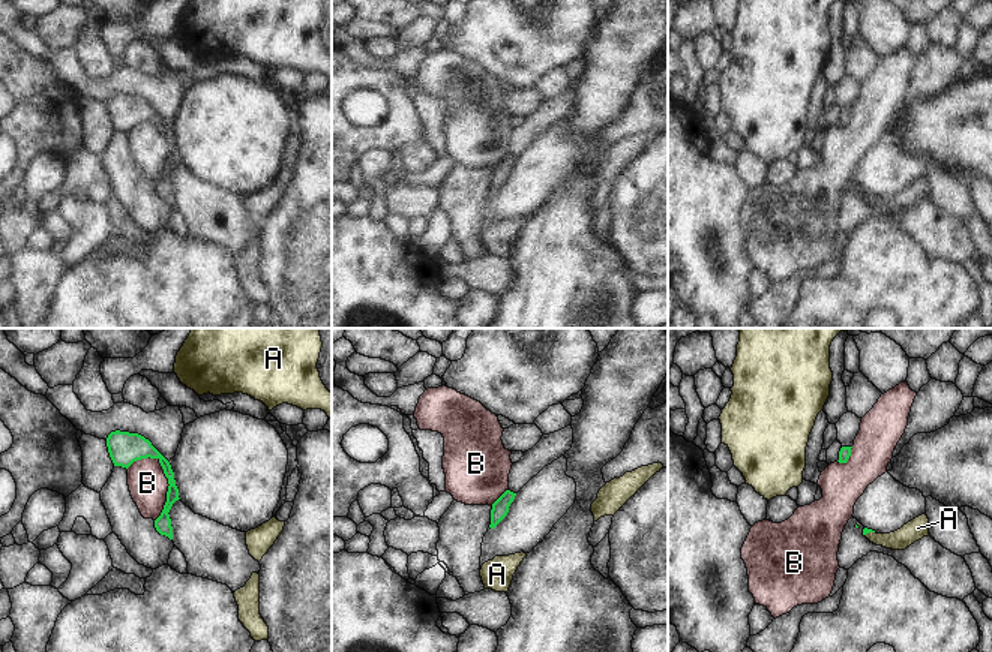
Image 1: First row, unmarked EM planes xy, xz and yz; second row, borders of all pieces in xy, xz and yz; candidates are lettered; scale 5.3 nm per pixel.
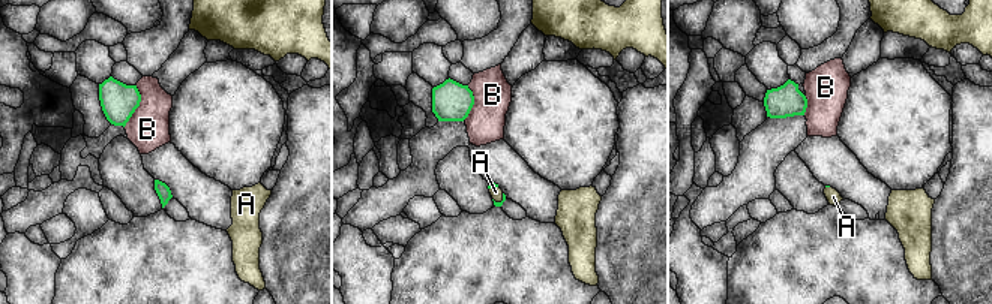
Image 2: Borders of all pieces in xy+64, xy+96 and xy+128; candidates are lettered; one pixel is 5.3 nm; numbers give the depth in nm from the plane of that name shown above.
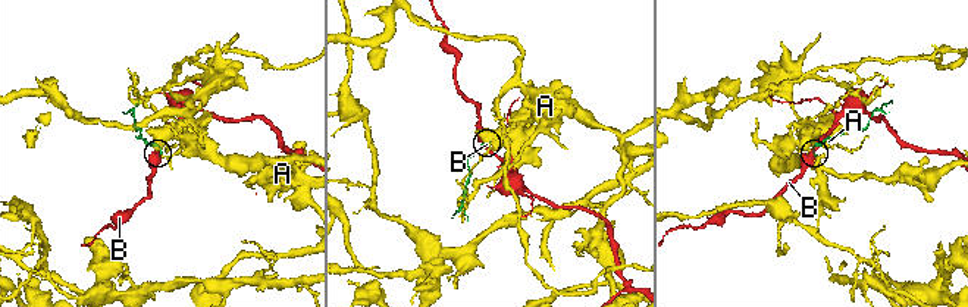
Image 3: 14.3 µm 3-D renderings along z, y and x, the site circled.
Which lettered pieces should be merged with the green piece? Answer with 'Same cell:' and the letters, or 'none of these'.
Same cell: A

